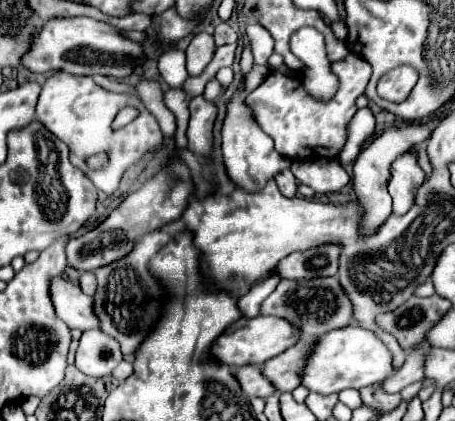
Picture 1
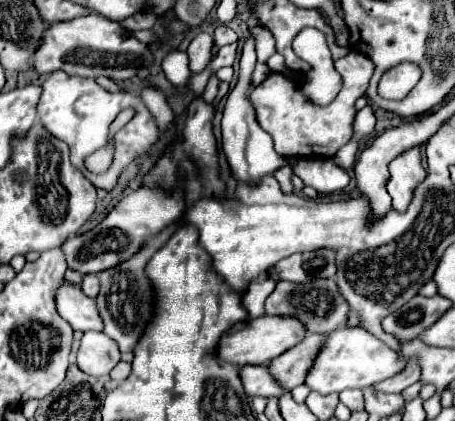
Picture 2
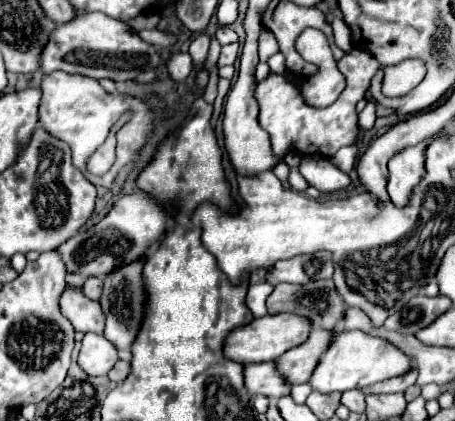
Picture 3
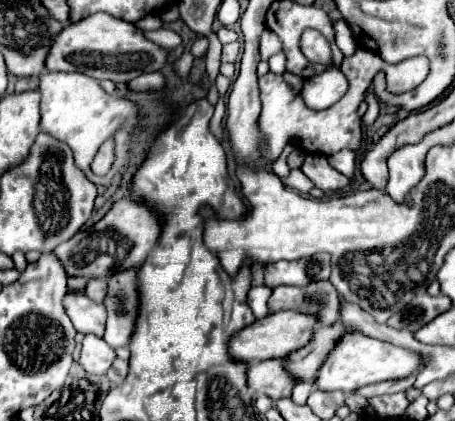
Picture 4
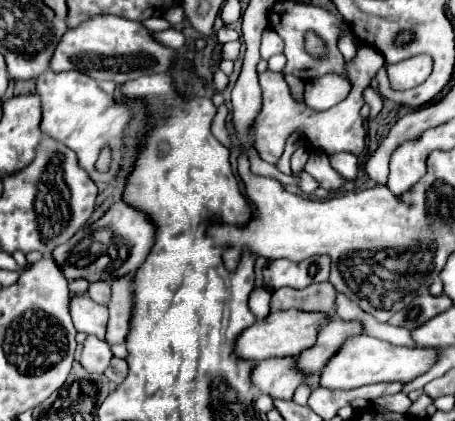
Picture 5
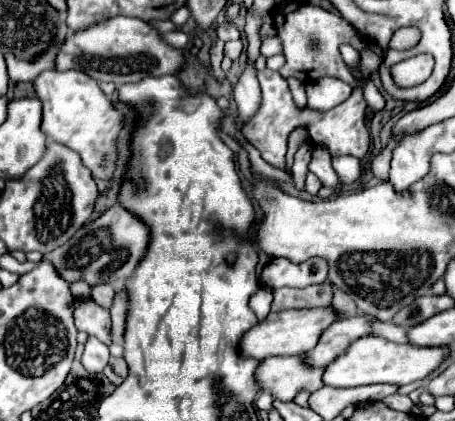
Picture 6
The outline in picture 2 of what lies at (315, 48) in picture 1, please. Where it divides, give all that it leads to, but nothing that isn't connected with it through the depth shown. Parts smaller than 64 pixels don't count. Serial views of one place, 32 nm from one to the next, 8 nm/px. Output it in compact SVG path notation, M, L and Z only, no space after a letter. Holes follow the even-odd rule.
M304 28L294 36L292 50L312 66L302 80L304 94L316 104L330 104L340 92L342 80L334 70L324 34L316 28Z

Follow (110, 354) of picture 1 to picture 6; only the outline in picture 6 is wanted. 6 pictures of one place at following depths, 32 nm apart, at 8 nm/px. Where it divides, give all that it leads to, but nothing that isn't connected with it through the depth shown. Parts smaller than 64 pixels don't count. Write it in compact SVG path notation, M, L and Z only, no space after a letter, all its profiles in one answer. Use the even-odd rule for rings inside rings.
M88 336L86 340L86 348L84 348L84 354L82 354L82 366L88 370L88 372L94 372L94 374L100 374L106 366L108 366L108 360L110 360L110 350L104 342Z

